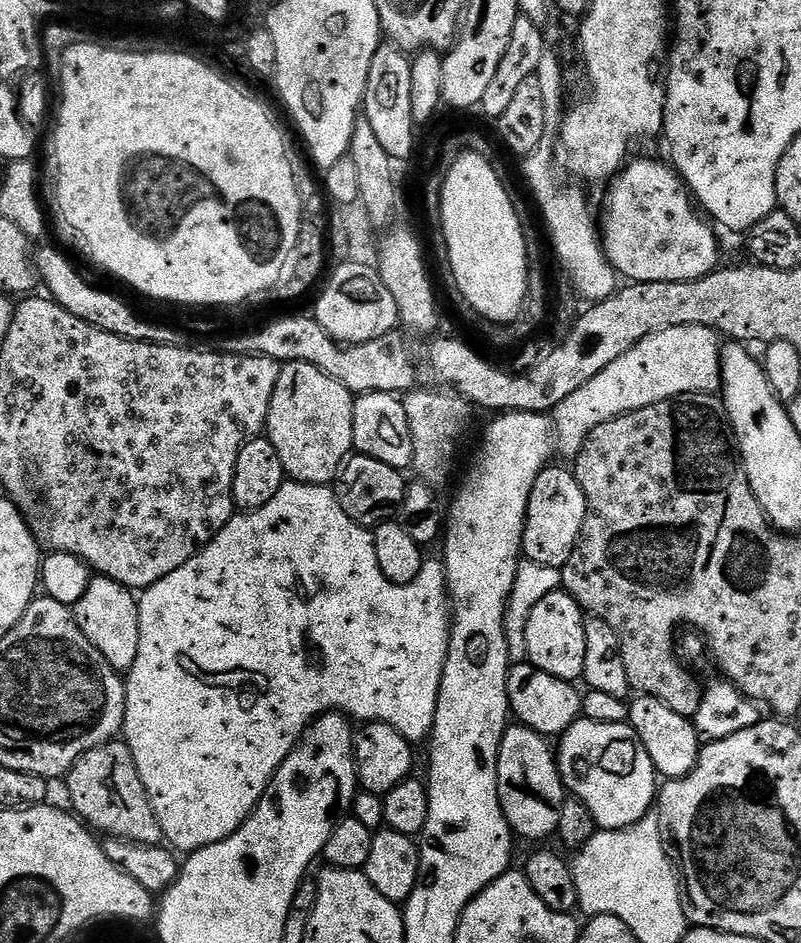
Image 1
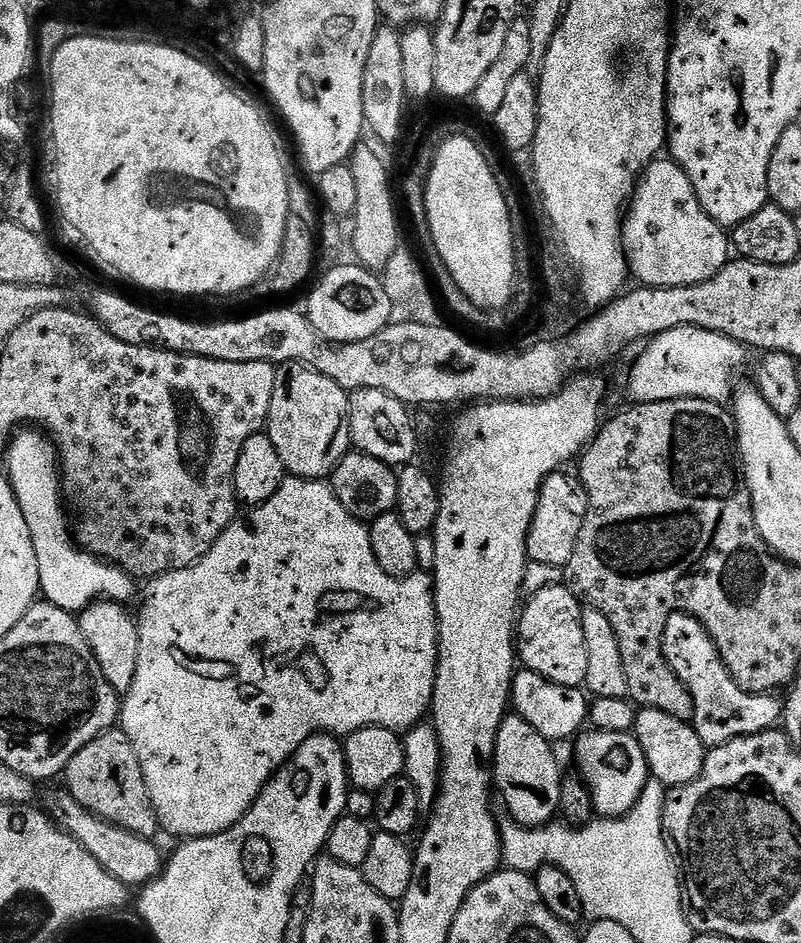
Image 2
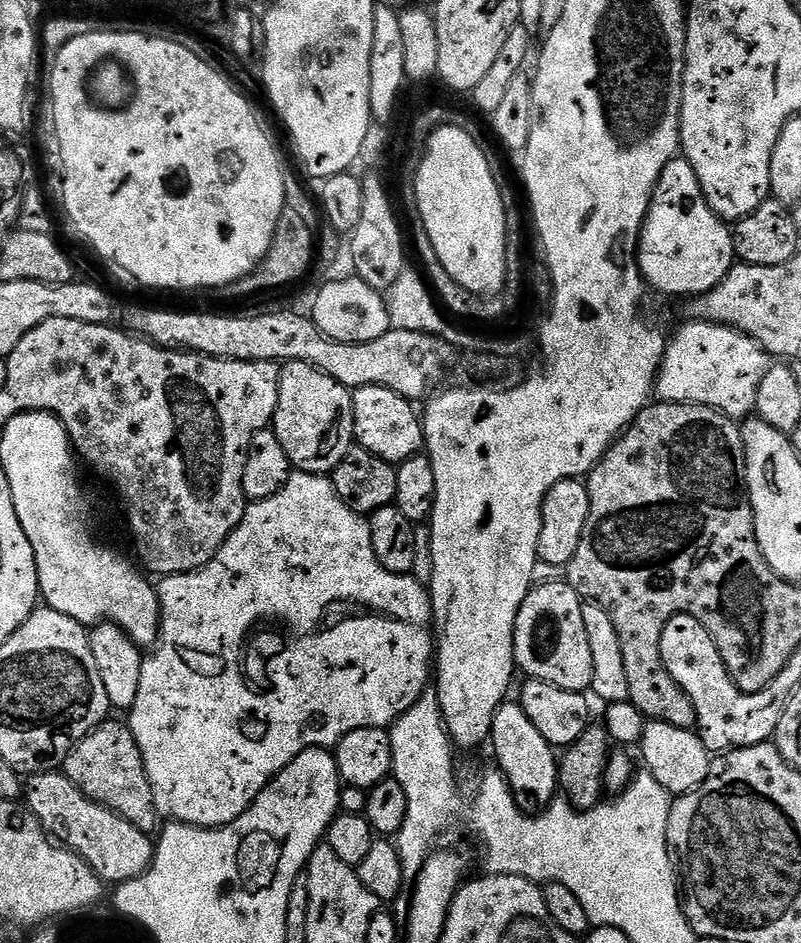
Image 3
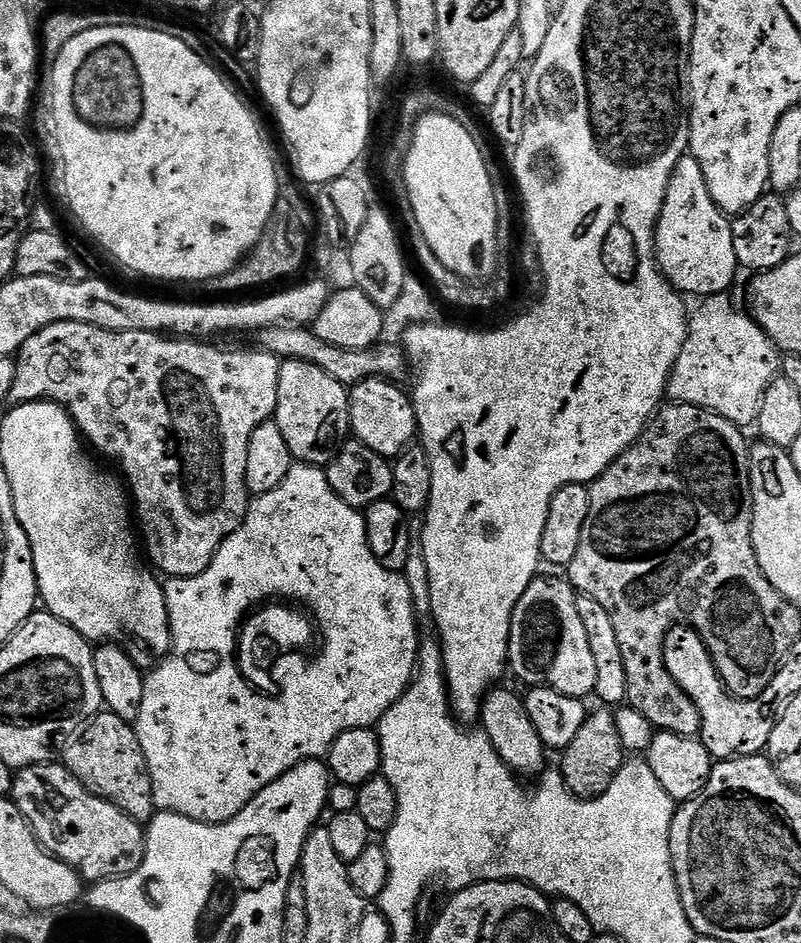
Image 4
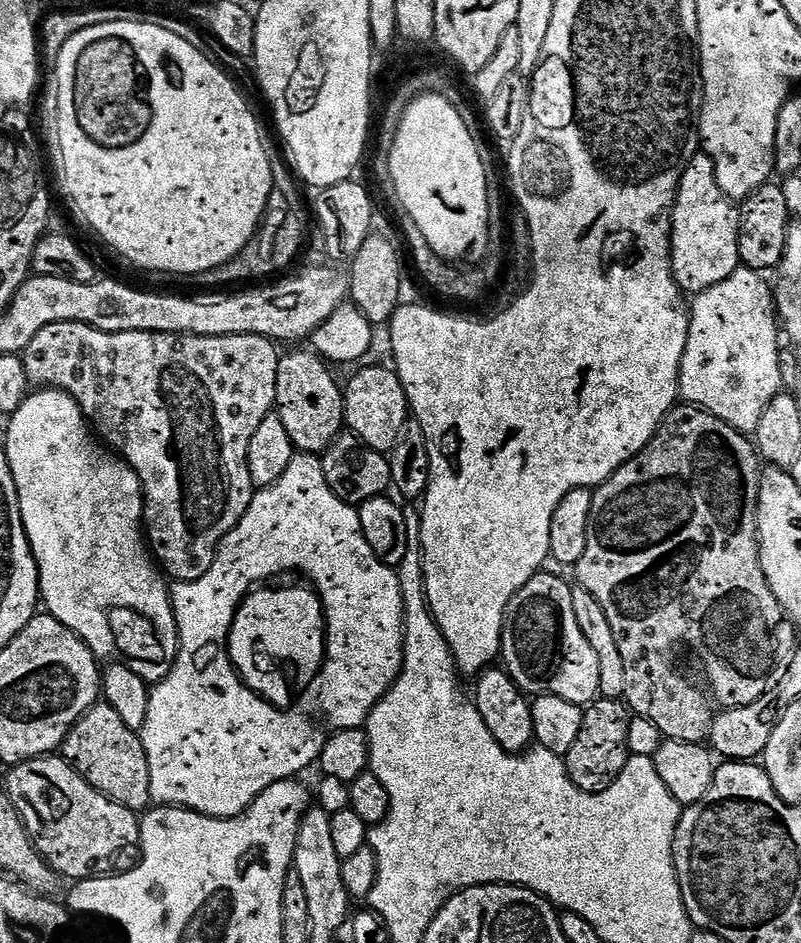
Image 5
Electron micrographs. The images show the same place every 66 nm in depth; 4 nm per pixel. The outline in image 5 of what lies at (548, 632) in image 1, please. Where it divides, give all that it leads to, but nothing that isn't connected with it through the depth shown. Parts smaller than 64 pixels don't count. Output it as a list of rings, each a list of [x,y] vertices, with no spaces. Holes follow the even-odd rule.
[[[549,570],[537,572],[510,602],[504,613],[502,664],[521,692],[529,697],[557,696],[587,706],[600,696],[598,654],[574,618],[573,585]]]

